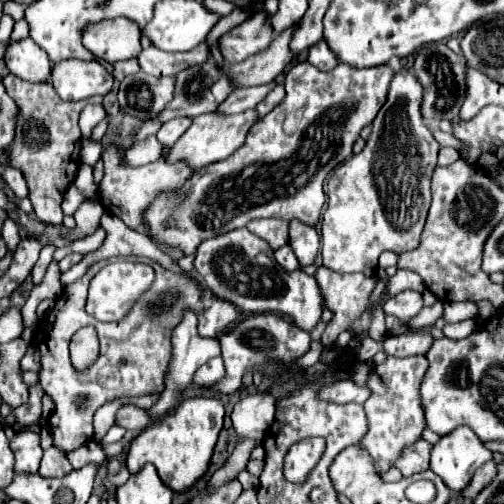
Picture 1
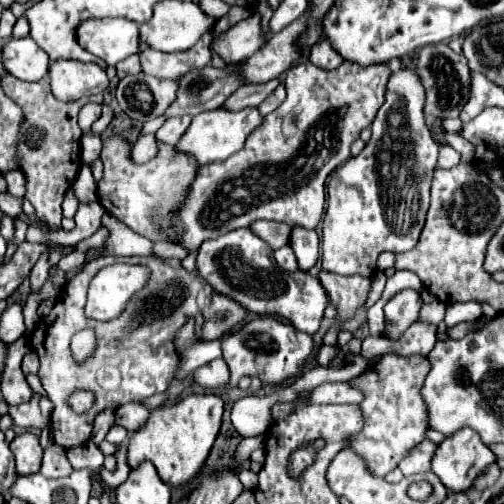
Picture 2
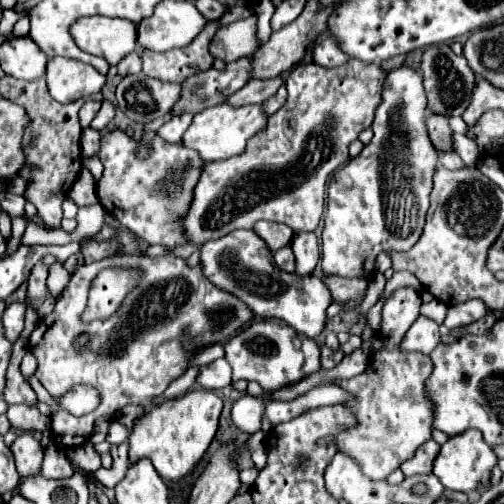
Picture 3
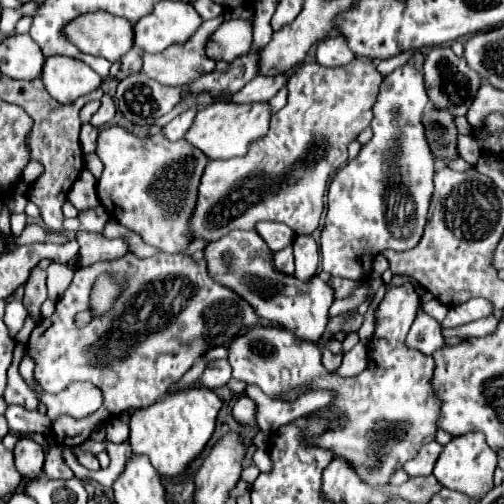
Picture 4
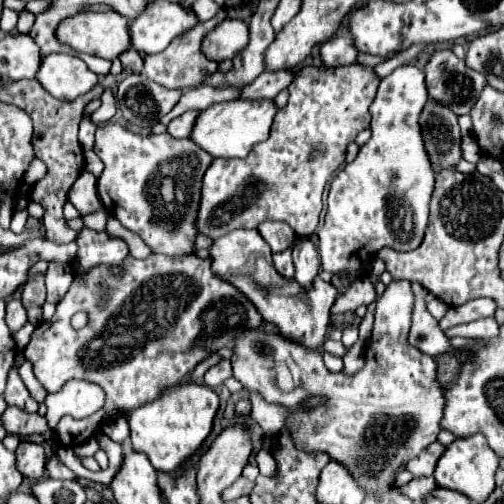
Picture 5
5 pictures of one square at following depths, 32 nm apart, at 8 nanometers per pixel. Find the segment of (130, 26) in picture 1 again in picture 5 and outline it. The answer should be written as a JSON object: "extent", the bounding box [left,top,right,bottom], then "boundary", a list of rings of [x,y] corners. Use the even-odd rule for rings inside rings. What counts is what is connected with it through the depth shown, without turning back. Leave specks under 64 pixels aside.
{"extent":[60,12,130,60],"boundary":[[[80,12],[80,16],[60,24],[60,40],[78,52],[114,60],[130,48],[128,24],[116,12]]]}

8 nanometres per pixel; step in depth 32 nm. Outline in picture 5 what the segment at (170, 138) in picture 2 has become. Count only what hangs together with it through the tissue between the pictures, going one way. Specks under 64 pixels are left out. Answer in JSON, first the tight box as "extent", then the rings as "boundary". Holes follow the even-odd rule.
{"extent":[166,110,196,138],"boundary":[[[188,110],[182,116],[174,118],[168,126],[166,132],[172,138],[188,138],[188,128],[192,128],[192,120],[196,120],[196,110]]]}

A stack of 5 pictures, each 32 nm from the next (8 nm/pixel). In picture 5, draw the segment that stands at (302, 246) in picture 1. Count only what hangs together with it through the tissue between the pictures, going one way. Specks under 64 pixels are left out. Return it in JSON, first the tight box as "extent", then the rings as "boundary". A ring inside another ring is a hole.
{"extent":[294,238,320,288],"boundary":[[[300,238],[294,244],[294,266],[296,266],[294,280],[300,282],[304,288],[310,288],[320,268],[320,256],[310,238]]]}

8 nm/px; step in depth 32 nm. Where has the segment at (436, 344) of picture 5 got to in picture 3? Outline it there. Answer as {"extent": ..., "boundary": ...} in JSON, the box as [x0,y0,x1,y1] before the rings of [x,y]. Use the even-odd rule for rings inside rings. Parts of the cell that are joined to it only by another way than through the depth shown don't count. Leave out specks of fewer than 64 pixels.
{"extent":[400,316,440,354],"boundary":[[[420,316],[410,330],[406,332],[406,336],[400,342],[400,350],[402,352],[422,352],[422,354],[430,354],[432,348],[436,348],[436,344],[440,342],[440,332],[438,332],[438,324]]]}

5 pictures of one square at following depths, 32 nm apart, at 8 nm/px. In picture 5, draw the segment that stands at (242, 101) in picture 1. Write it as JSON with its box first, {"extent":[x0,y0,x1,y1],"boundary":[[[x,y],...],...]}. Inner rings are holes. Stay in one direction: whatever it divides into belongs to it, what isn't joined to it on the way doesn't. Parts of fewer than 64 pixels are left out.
{"extent":[240,70,292,100],"boundary":[[[284,70],[284,72],[262,72],[254,82],[246,84],[244,90],[240,92],[240,100],[266,100],[266,98],[274,98],[280,90],[288,88],[288,84],[292,82],[292,72]]]}

